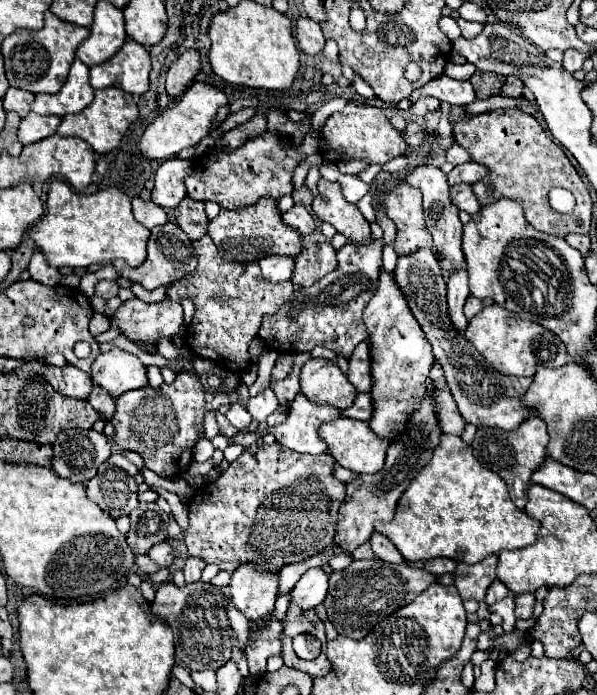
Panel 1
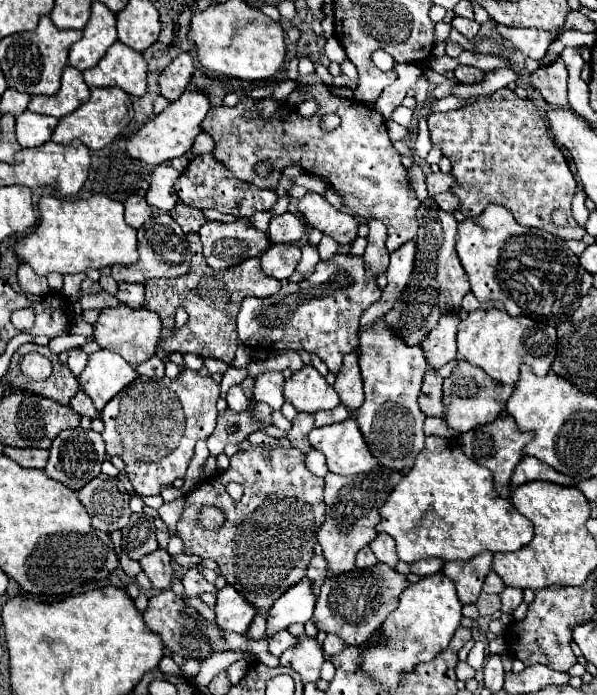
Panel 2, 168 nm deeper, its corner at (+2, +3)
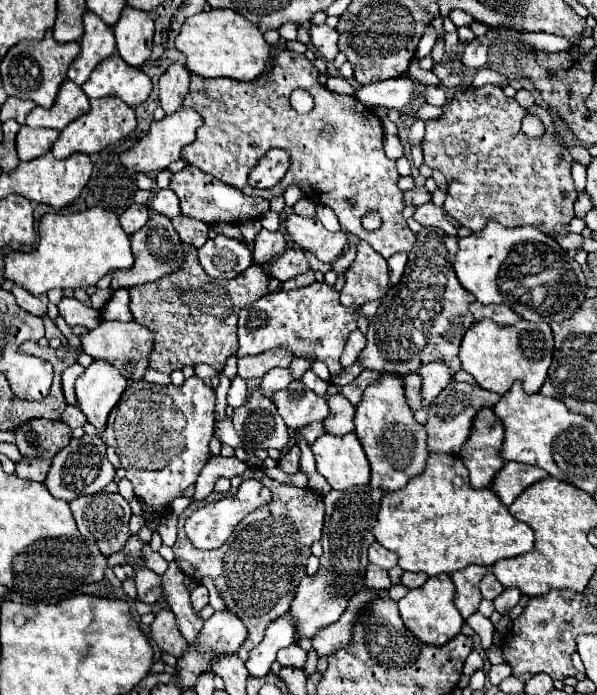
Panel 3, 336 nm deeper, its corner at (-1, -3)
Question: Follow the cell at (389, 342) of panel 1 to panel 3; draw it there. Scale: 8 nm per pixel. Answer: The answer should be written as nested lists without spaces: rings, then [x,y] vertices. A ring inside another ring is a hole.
[[[381,375],[379,383],[373,383],[365,389],[361,403],[355,409],[355,435],[359,437],[365,455],[371,463],[371,481],[373,489],[397,491],[415,475],[425,469],[429,457],[427,451],[427,433],[425,427],[413,419],[413,411],[407,407],[403,395],[403,383],[399,375]]]

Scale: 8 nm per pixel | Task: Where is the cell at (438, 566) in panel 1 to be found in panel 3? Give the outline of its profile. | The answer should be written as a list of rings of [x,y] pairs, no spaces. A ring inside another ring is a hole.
[[[403,573],[399,581],[407,589],[415,589],[415,587],[421,587],[427,581],[427,575],[423,575],[423,573]]]

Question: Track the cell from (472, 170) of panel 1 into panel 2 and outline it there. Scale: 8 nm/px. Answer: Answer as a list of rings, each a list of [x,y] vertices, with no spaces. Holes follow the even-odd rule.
[[[430,173],[426,177],[426,185],[428,185],[428,193],[436,195],[442,191],[448,191],[454,183],[454,175],[452,173]]]

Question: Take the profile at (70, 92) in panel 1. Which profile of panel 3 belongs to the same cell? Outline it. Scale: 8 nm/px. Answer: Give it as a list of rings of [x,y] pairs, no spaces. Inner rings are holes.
[[[69,79],[63,81],[59,95],[53,103],[53,107],[35,107],[29,115],[25,125],[27,127],[51,127],[51,129],[63,129],[73,119],[85,115],[89,111],[89,99],[83,93],[83,89]]]

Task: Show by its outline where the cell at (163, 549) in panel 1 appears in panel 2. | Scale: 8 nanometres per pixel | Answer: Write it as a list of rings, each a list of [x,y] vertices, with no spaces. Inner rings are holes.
[[[156,549],[140,559],[142,571],[150,577],[154,589],[166,589],[172,583],[172,557],[164,549]]]

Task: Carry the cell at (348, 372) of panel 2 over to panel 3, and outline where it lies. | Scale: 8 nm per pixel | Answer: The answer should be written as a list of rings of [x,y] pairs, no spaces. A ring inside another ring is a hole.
[[[331,395],[327,397],[327,405],[329,405],[329,417],[323,421],[325,433],[331,435],[345,435],[353,431],[353,415],[355,415],[355,407],[343,399],[343,395]]]

